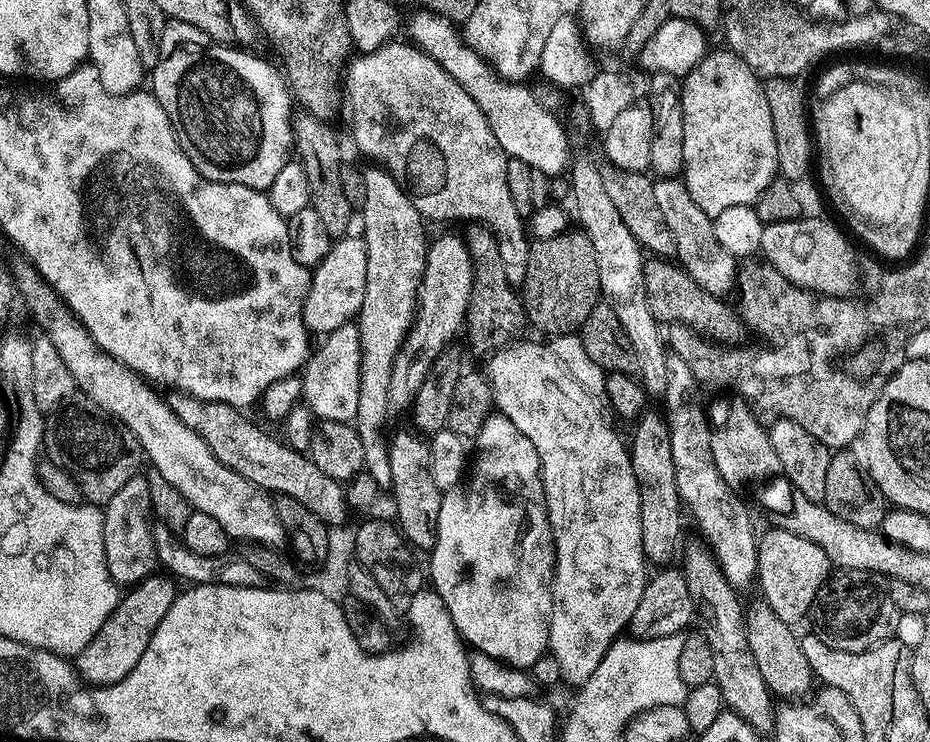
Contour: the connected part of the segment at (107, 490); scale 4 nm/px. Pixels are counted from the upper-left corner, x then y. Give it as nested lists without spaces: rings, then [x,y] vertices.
[[[74,394],[59,404],[45,419],[43,455],[54,466],[66,470],[78,486],[81,497],[93,506],[106,506],[142,464],[142,449],[134,434],[125,430],[89,396]]]

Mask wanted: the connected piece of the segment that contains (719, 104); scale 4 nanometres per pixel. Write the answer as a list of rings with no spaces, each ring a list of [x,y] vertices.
[[[730,50],[709,51],[694,70],[683,77],[680,86],[682,102],[682,179],[690,198],[707,216],[715,218],[730,206],[755,205],[761,194],[778,176],[778,148],[774,146],[774,124],[770,122],[770,105],[766,102],[761,77],[756,76]]]

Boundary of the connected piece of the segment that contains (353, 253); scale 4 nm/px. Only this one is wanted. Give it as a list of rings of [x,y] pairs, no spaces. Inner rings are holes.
[[[352,235],[337,239],[326,258],[322,258],[322,262],[311,269],[308,290],[302,299],[303,324],[309,333],[327,334],[338,330],[338,326],[349,323],[359,313],[362,298],[366,298],[366,246],[359,235]]]

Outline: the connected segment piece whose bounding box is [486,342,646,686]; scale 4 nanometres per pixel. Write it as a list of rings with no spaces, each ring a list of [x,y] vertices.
[[[513,342],[507,348],[501,348],[487,361],[486,375],[489,384],[492,385],[492,399],[499,415],[505,416],[510,422],[514,422],[523,436],[530,438],[530,442],[538,452],[540,459],[540,478],[541,486],[544,488],[544,505],[548,511],[548,525],[552,531],[552,549],[556,552],[556,566],[552,574],[552,613],[550,614],[550,630],[548,631],[548,652],[554,658],[558,658],[560,667],[561,681],[566,685],[573,684],[579,686],[598,670],[598,662],[610,650],[610,646],[621,635],[620,632],[631,625],[634,618],[634,610],[638,610],[638,602],[642,598],[642,590],[646,583],[644,567],[646,561],[642,550],[642,518],[640,514],[640,499],[638,498],[638,482],[634,478],[632,469],[632,458],[629,449],[612,433],[610,425],[604,421],[604,416],[599,412],[597,401],[592,400],[590,394],[586,392],[570,376],[564,368],[562,361],[559,360],[557,353],[550,347],[543,348],[540,344],[524,344],[525,342]]]

